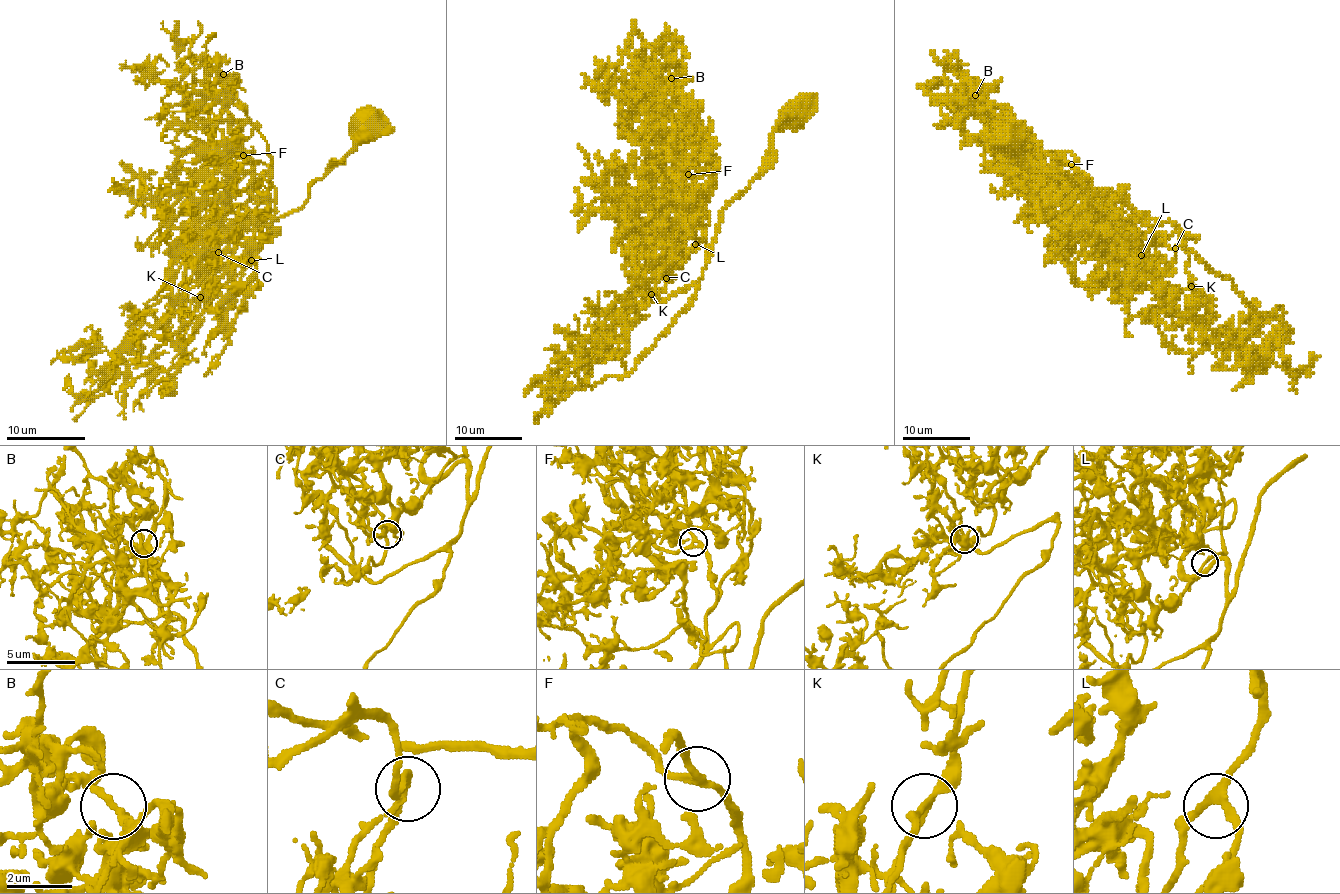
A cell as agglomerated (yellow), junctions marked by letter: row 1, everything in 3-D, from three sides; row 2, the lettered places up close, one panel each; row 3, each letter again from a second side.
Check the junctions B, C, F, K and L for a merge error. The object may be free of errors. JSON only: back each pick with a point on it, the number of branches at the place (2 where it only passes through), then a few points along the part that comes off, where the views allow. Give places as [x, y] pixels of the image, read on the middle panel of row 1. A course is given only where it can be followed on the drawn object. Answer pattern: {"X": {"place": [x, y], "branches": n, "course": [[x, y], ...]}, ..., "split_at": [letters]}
{"split_at": []}

